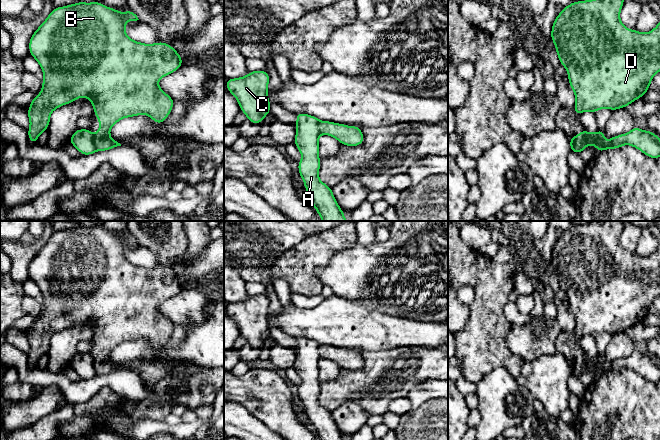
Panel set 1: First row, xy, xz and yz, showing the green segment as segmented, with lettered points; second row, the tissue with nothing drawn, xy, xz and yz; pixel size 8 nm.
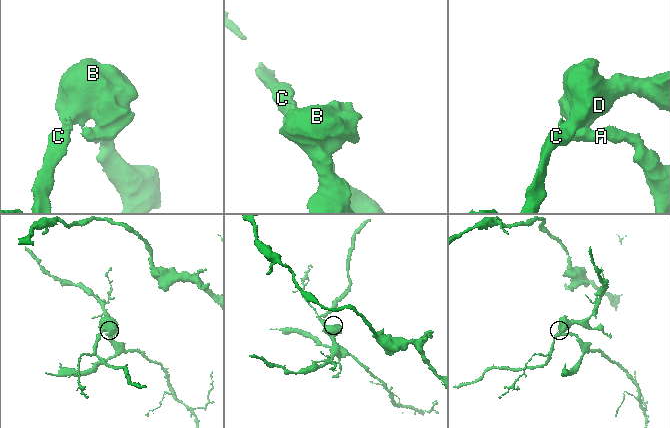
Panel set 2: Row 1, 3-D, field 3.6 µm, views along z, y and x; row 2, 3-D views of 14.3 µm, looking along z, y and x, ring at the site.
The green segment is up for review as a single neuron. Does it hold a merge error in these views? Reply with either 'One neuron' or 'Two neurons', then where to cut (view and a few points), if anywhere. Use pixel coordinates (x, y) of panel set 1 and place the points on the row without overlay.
Two neurons. Split along yz (586, 355), (583, 363), (576, 369)

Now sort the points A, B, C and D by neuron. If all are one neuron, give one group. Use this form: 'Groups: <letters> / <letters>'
Groups: A / B C D

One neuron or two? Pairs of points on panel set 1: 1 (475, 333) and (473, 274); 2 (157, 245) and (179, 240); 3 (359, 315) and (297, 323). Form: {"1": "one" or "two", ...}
{"1": "one", "2": "one", "3": "one"}

